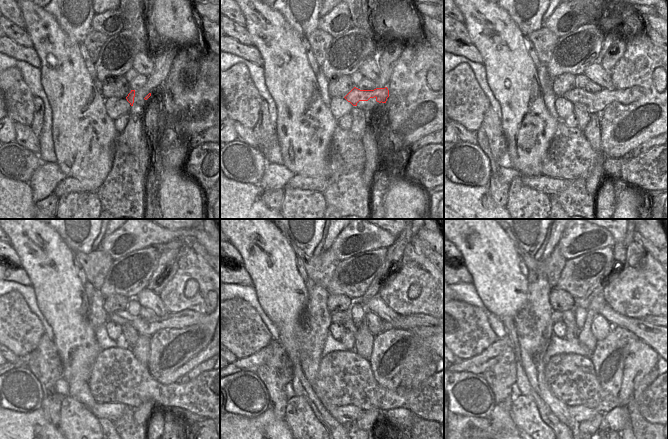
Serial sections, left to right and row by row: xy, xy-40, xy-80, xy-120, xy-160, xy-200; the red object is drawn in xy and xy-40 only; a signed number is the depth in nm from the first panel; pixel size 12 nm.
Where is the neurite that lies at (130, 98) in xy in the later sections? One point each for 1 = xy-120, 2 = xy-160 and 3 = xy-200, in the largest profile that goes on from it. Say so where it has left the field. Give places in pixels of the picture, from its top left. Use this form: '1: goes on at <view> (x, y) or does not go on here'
1: goes on at xy-120 (179, 320)
2: goes on at xy-160 (404, 322)
3: goes on at xy-200 (647, 318)

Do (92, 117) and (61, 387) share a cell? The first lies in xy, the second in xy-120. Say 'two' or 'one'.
two

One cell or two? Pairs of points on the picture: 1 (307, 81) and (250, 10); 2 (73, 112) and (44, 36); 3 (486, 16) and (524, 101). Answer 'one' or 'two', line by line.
1: one
2: one
3: one

